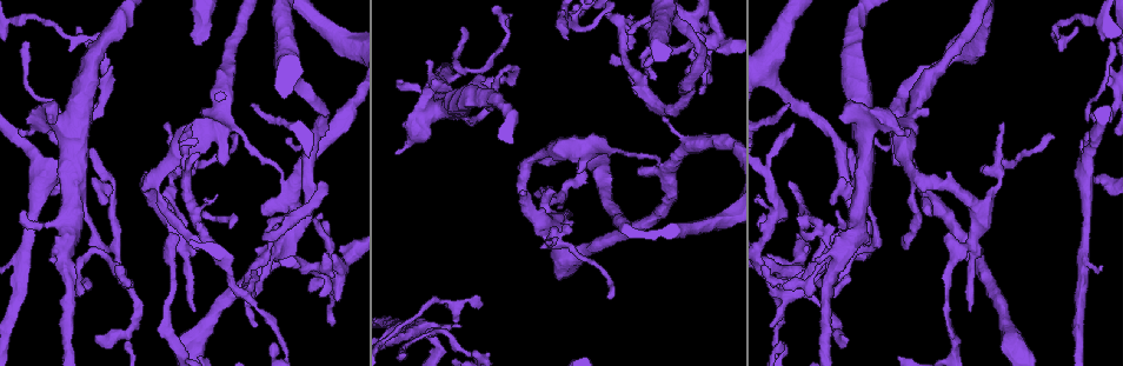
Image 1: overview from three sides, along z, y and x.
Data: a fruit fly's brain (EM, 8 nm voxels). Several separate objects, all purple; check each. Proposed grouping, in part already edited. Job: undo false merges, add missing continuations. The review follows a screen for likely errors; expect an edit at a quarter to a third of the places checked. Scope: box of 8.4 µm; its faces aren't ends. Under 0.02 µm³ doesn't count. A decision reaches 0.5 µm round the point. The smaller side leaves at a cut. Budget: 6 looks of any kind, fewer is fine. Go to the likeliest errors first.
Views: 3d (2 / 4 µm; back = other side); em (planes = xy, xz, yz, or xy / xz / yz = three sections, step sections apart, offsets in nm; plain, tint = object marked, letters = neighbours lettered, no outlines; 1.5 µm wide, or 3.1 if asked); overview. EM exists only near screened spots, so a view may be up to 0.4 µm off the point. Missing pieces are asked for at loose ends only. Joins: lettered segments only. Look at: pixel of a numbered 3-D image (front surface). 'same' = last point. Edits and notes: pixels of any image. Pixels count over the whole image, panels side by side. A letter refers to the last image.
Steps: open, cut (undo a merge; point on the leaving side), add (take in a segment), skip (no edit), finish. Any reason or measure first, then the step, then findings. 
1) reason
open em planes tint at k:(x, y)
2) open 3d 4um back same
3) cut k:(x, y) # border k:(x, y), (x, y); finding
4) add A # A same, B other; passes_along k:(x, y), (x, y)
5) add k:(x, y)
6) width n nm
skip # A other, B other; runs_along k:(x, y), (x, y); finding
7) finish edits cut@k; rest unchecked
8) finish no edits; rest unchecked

long arm stops here
open em planes letters at 1:(845, 339)

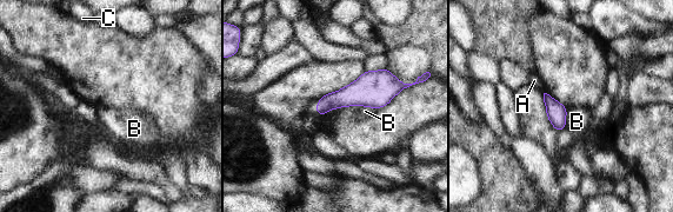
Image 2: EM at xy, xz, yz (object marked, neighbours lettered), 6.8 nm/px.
longest_contact B 120 nm
skip # A other, B other, C other; border 2:(567, 110), (565, 126); no lettered segment goes on from it

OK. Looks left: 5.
thick end
open 3d 2um at 1:(51, 259)

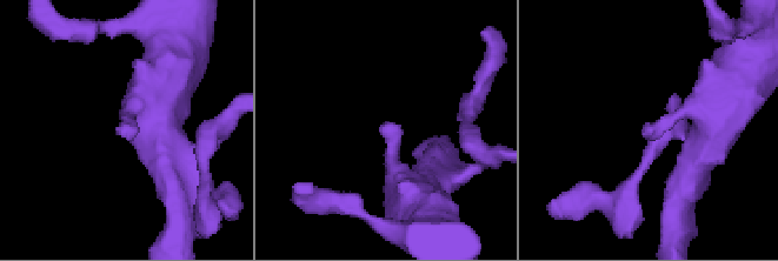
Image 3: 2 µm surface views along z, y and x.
shape alone is not enough
open em planes letters at 3:(645, 135)

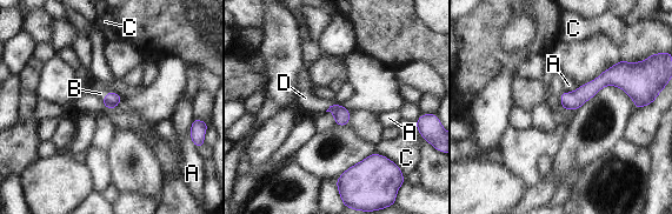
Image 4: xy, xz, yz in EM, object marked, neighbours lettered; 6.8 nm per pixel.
add 4:(100, 93) # A other, B same, C other, D other; the cell continues

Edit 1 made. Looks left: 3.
finish edits add@4; rest unchecked

